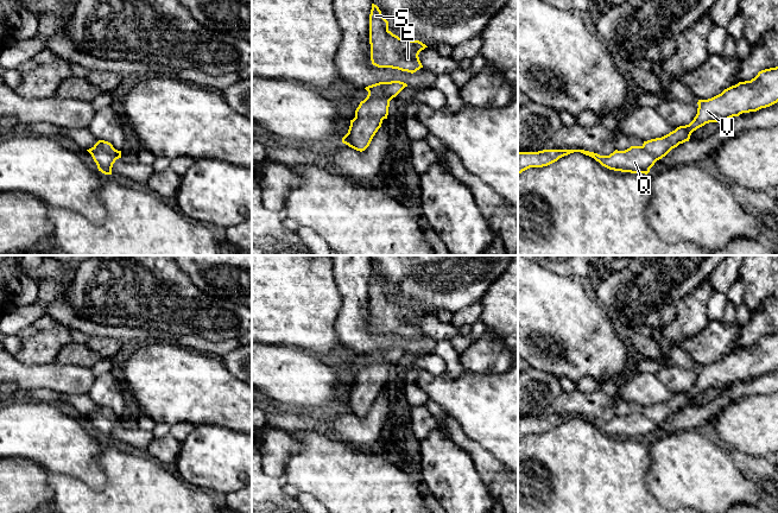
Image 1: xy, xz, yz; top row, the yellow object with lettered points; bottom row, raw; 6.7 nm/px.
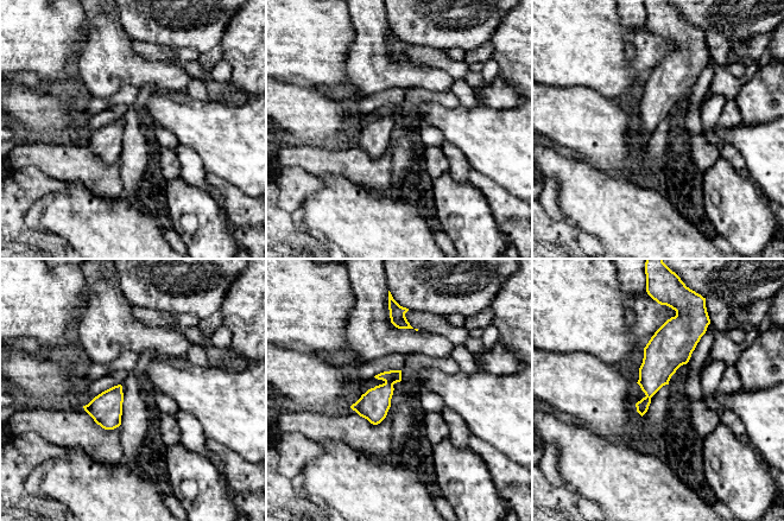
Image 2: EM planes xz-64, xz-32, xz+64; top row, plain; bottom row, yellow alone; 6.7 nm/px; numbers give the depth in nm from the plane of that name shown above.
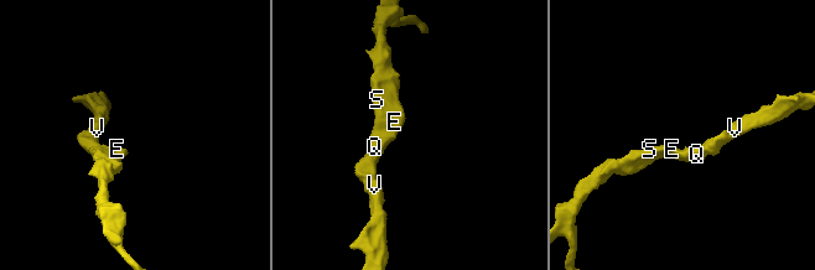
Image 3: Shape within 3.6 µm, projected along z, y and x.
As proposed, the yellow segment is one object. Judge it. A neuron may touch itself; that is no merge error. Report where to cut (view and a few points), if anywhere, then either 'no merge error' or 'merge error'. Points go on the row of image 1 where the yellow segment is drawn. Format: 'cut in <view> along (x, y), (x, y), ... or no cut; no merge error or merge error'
no cut; no merge error

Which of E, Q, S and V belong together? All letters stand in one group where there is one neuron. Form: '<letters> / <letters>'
E Q S V

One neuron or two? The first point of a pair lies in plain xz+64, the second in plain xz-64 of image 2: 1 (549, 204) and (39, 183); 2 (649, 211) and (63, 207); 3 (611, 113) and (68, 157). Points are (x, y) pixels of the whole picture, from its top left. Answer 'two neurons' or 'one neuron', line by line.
1: one neuron
2: one neuron
3: two neurons

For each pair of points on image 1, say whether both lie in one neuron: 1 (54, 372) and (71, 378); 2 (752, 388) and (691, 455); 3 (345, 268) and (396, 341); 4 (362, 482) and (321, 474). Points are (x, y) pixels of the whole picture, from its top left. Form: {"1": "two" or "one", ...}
{"1": "one", "2": "two", "3": "one", "4": "one"}

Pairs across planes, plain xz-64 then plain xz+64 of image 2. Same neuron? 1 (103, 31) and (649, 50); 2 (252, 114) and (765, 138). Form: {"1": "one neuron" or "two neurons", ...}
{"1": "two neurons", "2": "one neuron"}

